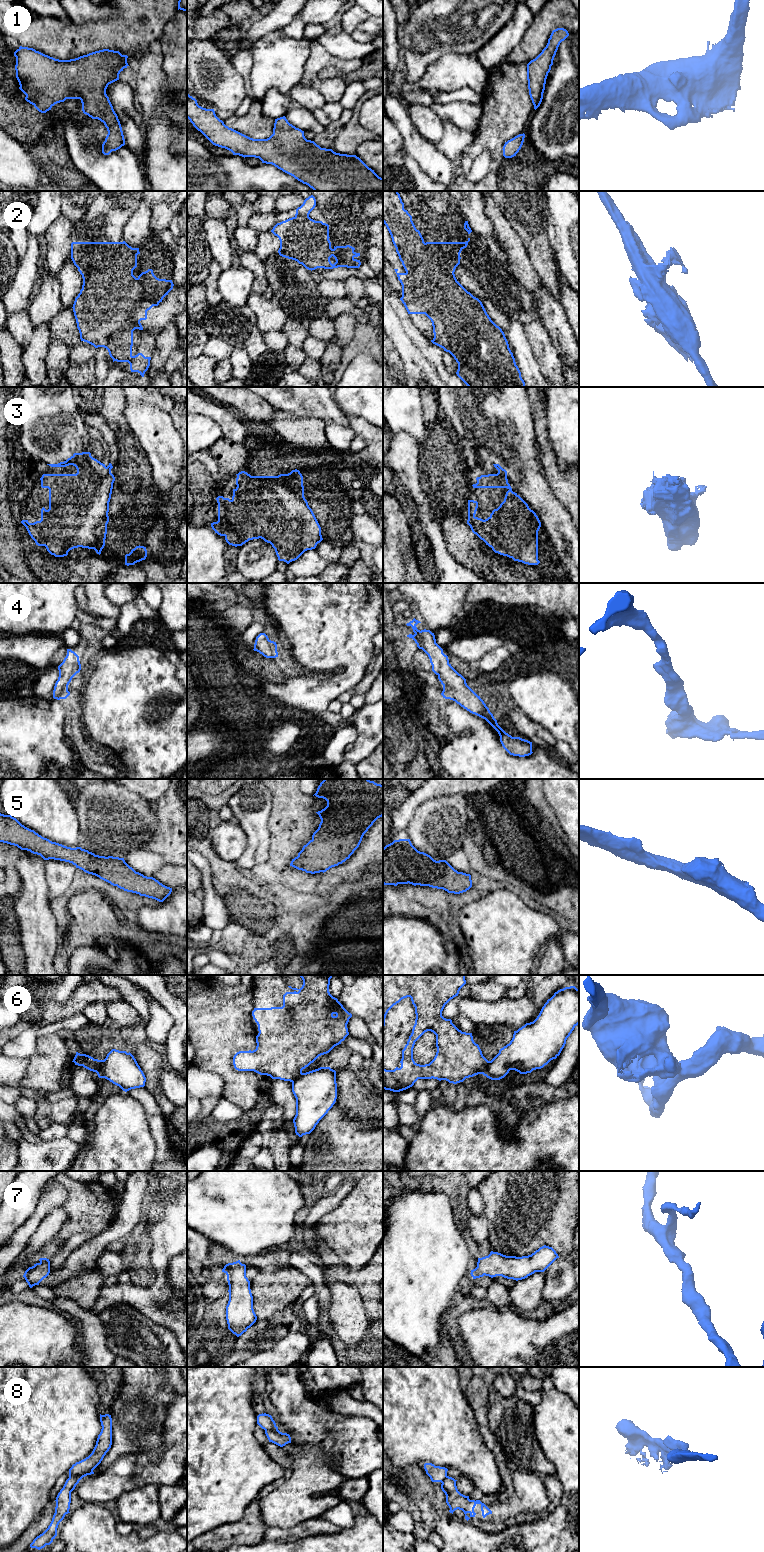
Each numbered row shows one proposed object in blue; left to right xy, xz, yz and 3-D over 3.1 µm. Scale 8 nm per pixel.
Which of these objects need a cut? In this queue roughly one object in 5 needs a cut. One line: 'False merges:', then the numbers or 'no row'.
False merges: 6, 8

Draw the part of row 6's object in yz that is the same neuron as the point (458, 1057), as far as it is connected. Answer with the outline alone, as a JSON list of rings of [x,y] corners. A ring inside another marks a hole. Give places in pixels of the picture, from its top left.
[[[383,975],[383,1029],[388,1011],[404,998],[411,998],[416,1014],[412,1033],[402,1050],[401,1067],[394,1070],[383,1068],[383,1089],[400,1092],[412,1087],[418,1079],[432,1078],[457,1084],[466,1078],[484,1074],[489,1061],[474,1042],[472,1033],[462,1032],[451,1019],[442,1016],[445,1005],[458,996],[465,984],[465,975]],[[427,1031],[436,1035],[437,1052],[429,1064],[420,1065],[413,1059],[413,1048],[415,1042]]]

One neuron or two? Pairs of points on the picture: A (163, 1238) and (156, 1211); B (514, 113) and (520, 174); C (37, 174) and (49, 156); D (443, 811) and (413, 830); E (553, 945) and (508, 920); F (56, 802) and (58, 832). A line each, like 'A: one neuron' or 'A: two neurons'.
A: two neurons
B: two neurons
C: two neurons
D: one neuron
E: two neurons
F: one neuron

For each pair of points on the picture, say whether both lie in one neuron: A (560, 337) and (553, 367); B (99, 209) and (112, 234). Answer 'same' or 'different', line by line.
A: different
B: same

